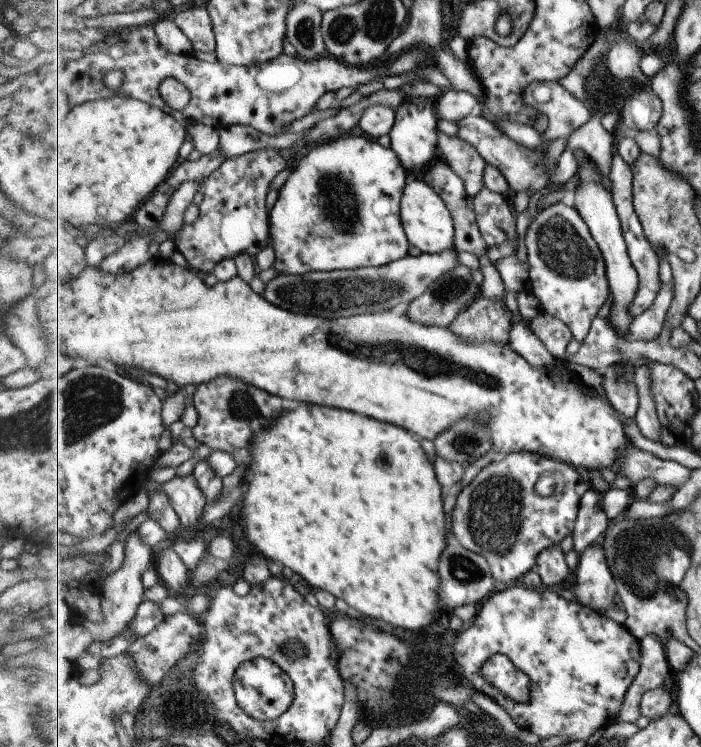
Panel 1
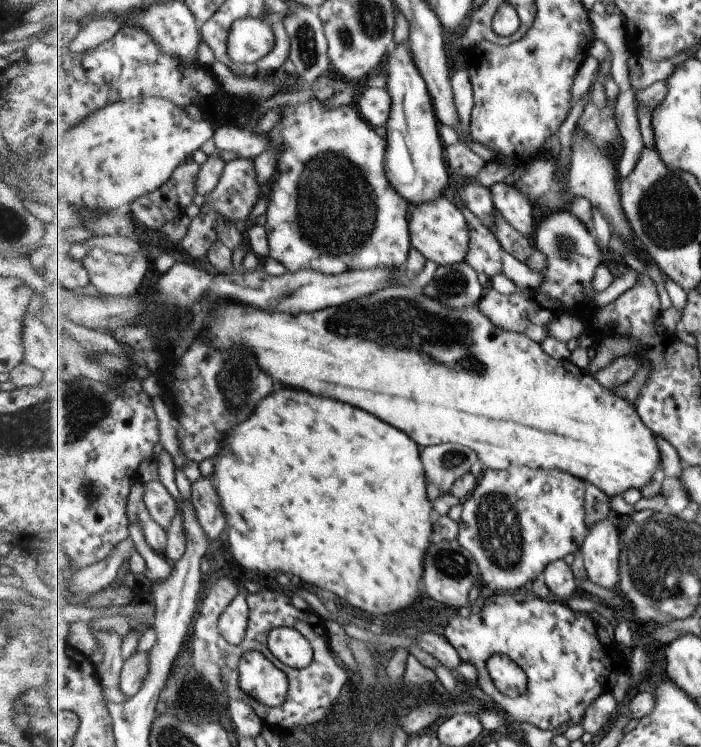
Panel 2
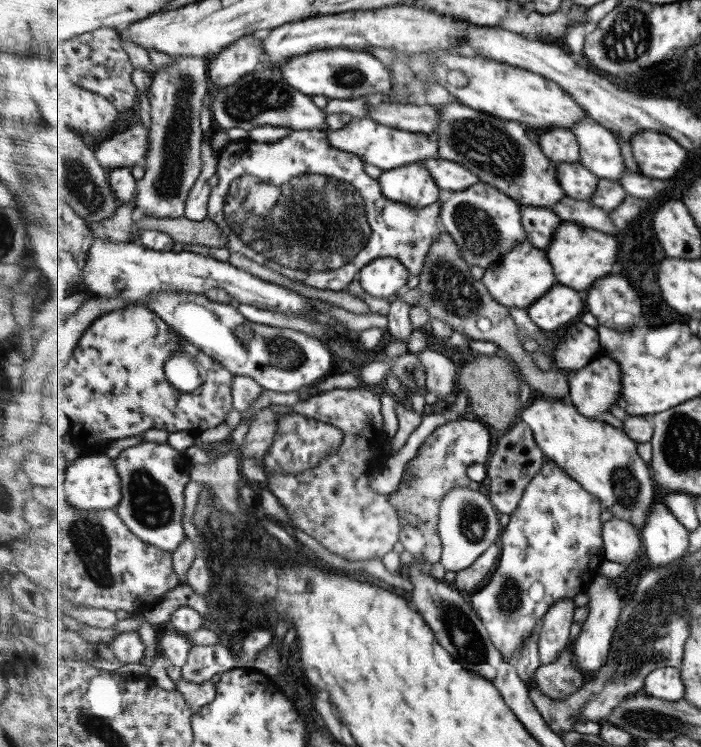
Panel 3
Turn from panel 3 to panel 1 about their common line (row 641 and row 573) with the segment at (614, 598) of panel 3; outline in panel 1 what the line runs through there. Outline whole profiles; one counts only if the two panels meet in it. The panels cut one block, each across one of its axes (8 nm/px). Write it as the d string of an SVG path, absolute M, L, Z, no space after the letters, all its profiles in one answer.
M601 541L581 555L575 574L572 593L579 604L601 614L609 608L615 608L613 600L618 594L618 584Z

